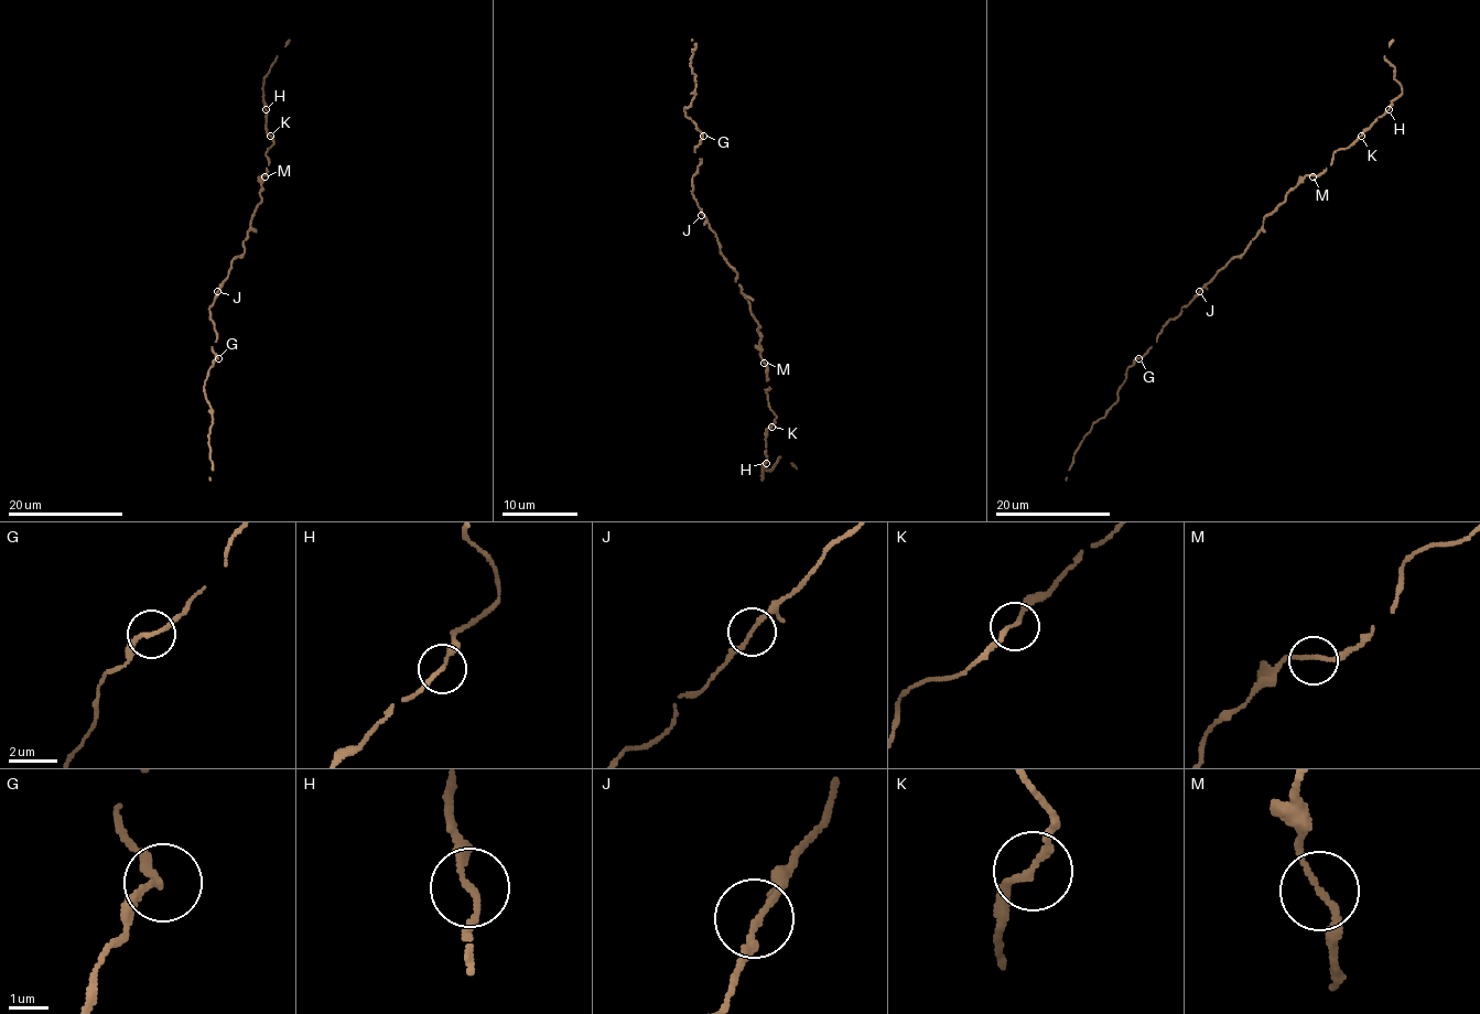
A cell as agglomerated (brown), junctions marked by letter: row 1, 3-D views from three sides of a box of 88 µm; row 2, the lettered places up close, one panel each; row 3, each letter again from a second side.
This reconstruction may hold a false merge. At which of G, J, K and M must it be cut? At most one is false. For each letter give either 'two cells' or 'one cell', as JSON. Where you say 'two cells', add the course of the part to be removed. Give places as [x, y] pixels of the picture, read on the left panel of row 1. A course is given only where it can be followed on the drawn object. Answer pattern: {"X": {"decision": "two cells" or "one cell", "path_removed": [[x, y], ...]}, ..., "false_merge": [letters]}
{"G": {"decision": "one cell"}, "J": {"decision": "one cell"}, "K": {"decision": "one cell"}, "M": {"decision": "one cell"}, "false_merge": []}

